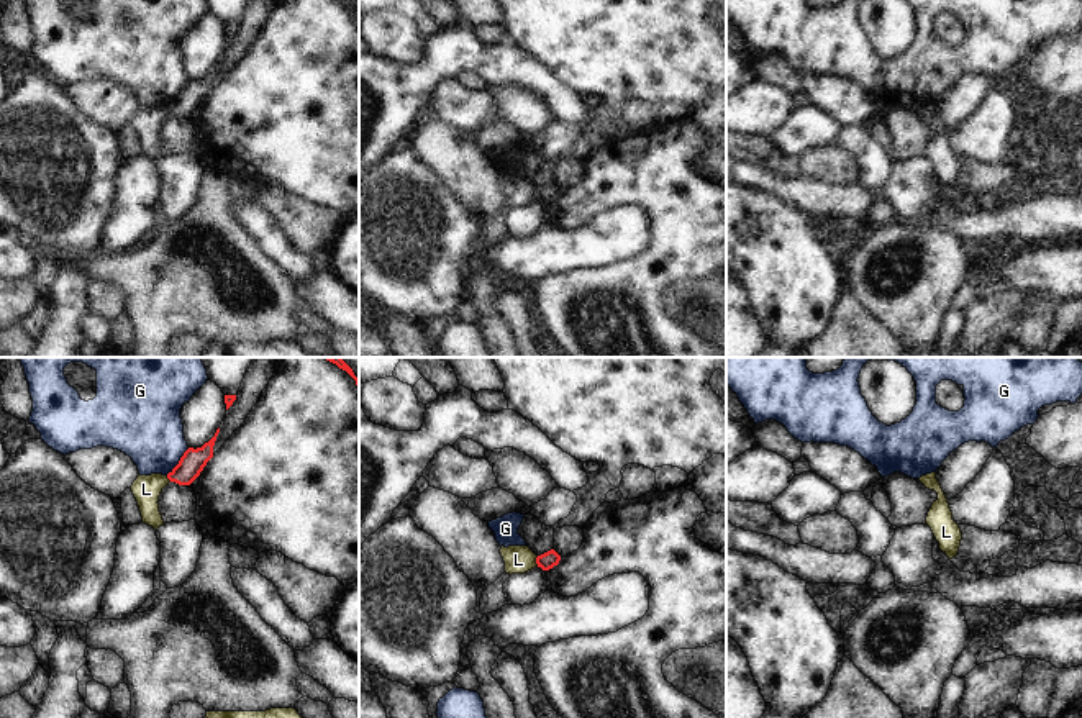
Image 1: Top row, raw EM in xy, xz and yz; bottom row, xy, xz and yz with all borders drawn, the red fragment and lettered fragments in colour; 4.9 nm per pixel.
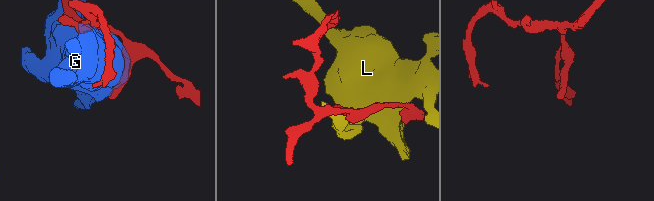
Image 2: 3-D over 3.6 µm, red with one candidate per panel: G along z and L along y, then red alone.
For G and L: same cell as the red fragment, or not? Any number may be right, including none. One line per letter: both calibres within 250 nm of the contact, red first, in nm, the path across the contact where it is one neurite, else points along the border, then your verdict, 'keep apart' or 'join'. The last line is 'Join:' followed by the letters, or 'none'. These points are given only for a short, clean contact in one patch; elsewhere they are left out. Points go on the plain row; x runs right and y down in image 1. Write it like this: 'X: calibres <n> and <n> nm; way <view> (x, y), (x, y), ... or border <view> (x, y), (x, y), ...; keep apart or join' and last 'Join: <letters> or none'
G: calibres 120 and 360 nm; keep apart
L: calibres 90 and 140 nm; border xz (538, 189), (536, 199); keep apart
Join: none

